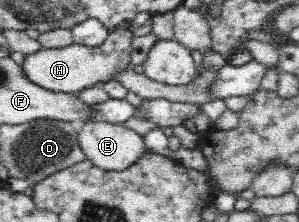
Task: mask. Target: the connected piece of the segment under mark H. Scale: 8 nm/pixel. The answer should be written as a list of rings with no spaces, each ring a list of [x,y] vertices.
[[[134,23],[129,26],[117,27],[110,31],[107,40],[102,45],[89,47],[73,43],[65,48],[46,48],[25,56],[21,69],[27,80],[51,92],[77,94],[83,89],[96,85],[98,82],[111,81],[113,74],[129,67],[131,54],[132,31]]]

